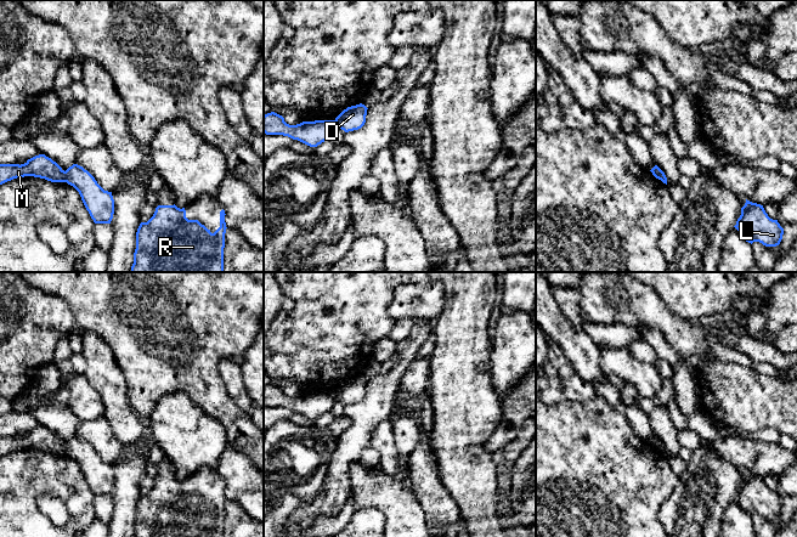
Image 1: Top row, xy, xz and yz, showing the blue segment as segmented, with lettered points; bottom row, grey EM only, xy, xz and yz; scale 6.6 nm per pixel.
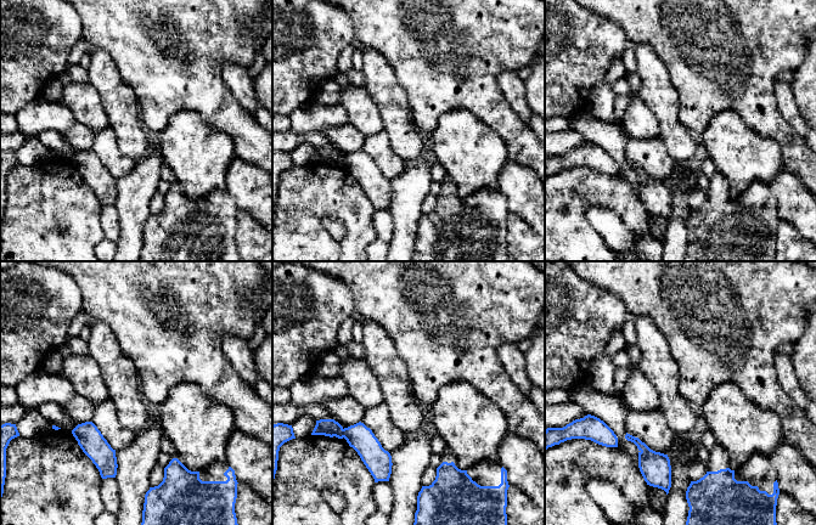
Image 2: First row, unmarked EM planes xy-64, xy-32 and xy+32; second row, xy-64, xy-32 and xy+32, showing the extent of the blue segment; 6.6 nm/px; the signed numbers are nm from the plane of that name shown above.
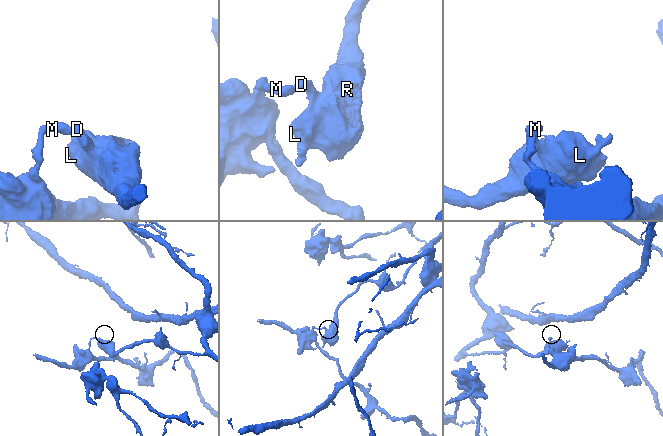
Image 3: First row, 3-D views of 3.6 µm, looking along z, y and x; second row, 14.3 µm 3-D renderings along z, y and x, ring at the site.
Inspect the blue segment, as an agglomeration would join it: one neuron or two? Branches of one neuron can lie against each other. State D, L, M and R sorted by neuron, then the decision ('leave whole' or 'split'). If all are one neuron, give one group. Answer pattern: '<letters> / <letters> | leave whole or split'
D L R / M | split

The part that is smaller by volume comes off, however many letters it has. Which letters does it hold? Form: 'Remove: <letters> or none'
Remove: D, L, R

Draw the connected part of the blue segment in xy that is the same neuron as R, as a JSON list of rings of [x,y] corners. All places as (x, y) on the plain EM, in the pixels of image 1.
[[[158,477],[153,488],[137,501],[132,537],[224,537],[225,487],[222,481],[220,499],[211,505],[198,492],[188,492],[185,480]]]

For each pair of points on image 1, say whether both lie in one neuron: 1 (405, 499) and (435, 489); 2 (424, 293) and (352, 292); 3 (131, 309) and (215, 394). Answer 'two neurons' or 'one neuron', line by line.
1: two neurons
2: two neurons
3: one neuron

